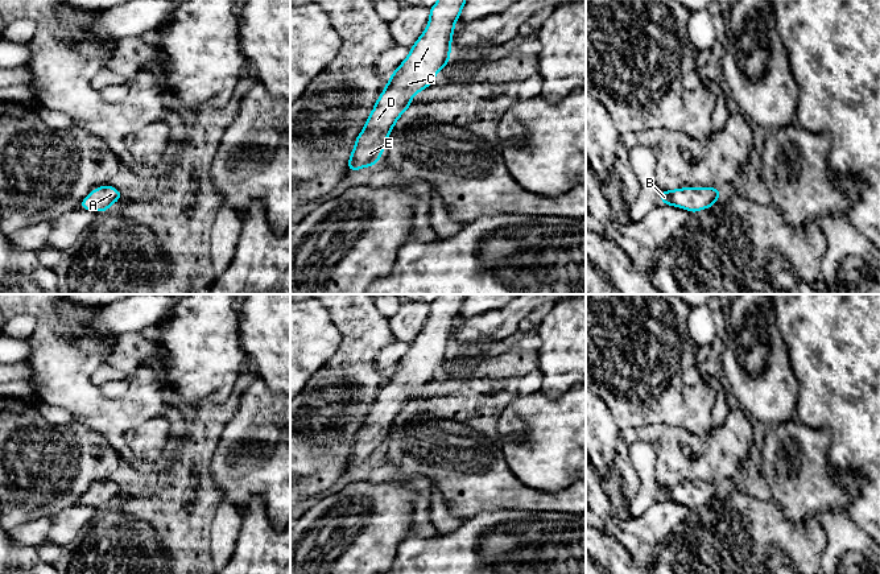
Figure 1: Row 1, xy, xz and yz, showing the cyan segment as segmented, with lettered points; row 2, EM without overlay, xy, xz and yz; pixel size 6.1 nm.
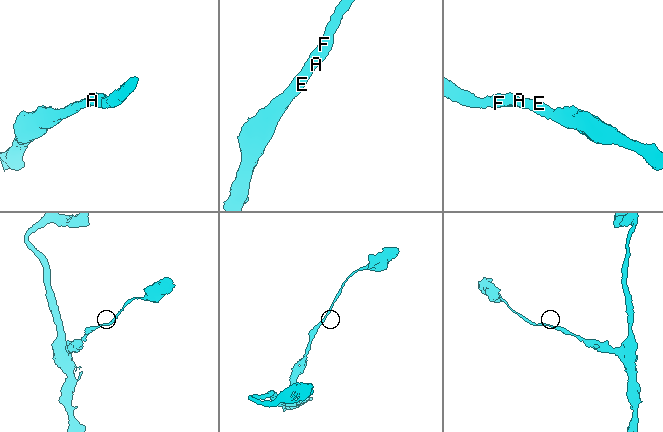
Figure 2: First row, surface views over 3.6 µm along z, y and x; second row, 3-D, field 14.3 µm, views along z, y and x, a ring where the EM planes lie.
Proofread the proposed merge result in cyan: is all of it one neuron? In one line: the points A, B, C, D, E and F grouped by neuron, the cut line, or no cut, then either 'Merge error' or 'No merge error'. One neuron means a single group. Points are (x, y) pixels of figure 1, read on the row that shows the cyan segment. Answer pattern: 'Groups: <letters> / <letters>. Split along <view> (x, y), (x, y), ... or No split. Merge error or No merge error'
Groups: A B C D E F. No split. No merge error

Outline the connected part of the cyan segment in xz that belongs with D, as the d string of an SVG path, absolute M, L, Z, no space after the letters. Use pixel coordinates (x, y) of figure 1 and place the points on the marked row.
M439 0L429 8L430 20L425 32L391 75L363 132L355 140L348 173L377 164L398 116L410 110L410 99L433 84L435 74L449 63L454 24L464 3L466 0Z

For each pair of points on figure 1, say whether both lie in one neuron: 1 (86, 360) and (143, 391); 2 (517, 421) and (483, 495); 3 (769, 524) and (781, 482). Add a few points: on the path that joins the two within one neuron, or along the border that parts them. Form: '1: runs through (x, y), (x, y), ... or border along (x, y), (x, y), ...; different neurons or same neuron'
1: runs through (86, 382), (86, 387), (103, 404), (122, 404); same neuron
2: border along (496, 441), (507, 466), (519, 479); different neurons
3: border along (773, 499), (797, 525); different neurons

